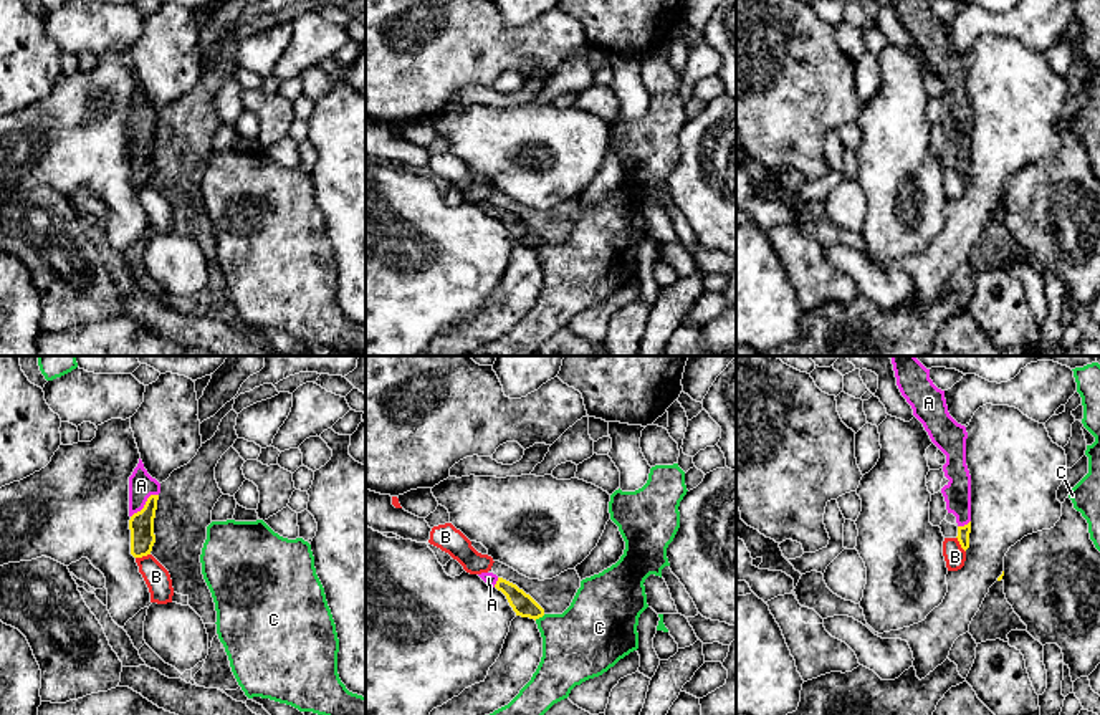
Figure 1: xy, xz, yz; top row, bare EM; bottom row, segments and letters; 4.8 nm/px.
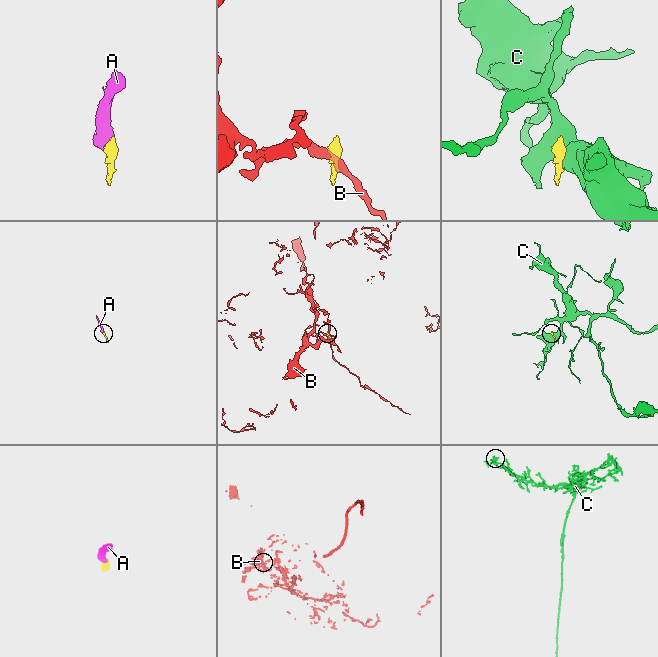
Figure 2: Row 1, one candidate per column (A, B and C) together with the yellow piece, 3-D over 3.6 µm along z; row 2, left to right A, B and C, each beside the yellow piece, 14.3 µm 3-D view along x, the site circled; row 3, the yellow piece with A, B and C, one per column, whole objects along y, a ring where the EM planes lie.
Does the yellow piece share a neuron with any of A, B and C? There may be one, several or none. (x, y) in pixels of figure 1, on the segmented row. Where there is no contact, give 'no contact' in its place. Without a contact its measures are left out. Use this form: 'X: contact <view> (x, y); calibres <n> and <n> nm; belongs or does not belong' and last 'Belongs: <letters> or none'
A: contact xy (146, 503); calibres 120 and 130 nm; belongs
B: contact xy (143, 555); calibres 120 and 120 nm; does not belong
C: contact xz (540, 616); calibres 110 and 360 nm; does not belong
Belongs: A

